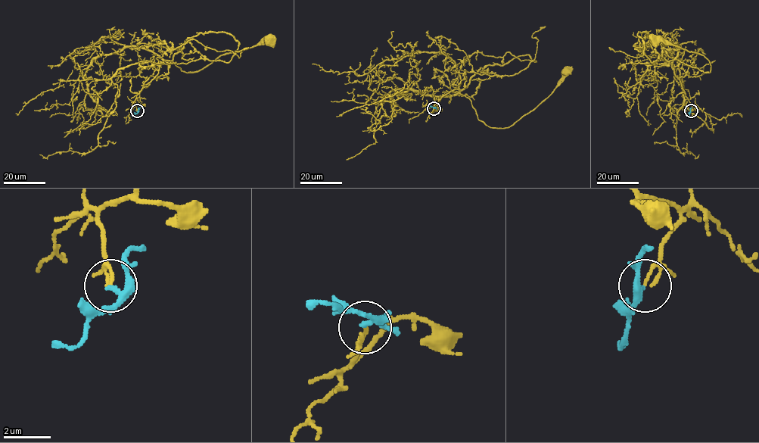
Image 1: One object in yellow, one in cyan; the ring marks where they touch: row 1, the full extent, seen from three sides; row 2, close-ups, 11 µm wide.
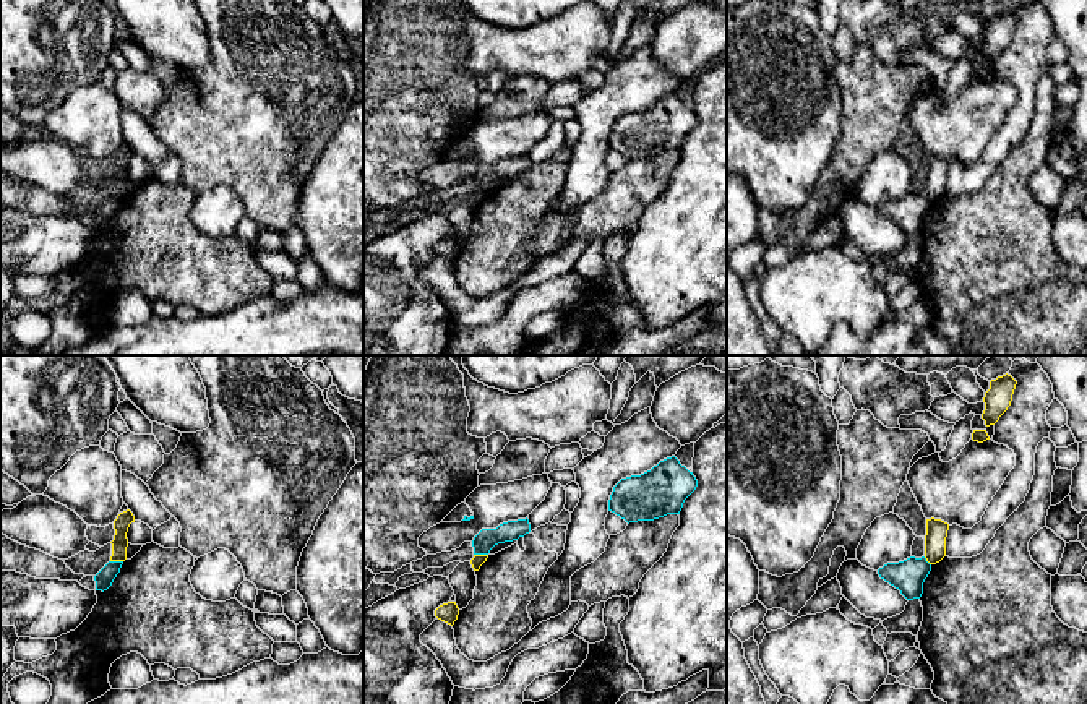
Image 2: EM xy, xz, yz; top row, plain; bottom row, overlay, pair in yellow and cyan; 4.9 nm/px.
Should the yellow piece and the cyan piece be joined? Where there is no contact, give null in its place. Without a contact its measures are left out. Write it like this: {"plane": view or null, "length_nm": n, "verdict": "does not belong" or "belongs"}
{"plane": "xz", "length_nm": 70, "verdict": "does not belong"}

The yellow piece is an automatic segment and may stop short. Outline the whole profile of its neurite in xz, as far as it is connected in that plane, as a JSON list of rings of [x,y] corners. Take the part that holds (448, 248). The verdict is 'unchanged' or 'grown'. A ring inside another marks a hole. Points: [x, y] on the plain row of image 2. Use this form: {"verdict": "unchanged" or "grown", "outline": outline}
{"verdict": "unchanged", "outline": [[[448,238],[448,240],[443,240],[440,242],[436,247],[435,247],[435,253],[448,261],[454,261],[454,258],[458,256],[458,251],[459,251],[459,245],[456,242],[456,238]]]}

